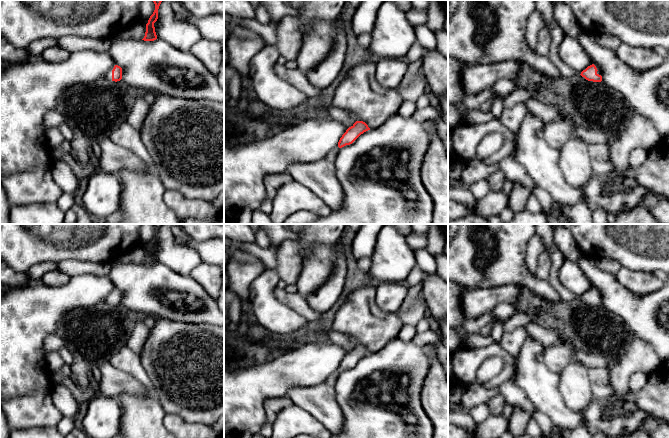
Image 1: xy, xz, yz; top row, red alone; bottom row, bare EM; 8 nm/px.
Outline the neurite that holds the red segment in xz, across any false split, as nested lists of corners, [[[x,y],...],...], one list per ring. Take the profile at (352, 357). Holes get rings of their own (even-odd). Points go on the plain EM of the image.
[[[356,345],[351,351],[349,351],[346,356],[340,362],[338,369],[335,371],[333,375],[331,375],[327,379],[327,383],[333,384],[334,380],[338,377],[338,375],[346,370],[352,368],[361,358],[370,354],[368,349],[363,345]]]

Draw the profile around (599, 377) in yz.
[[[602,367],[588,368],[591,392],[598,401],[607,400],[613,393],[610,385],[609,369]]]

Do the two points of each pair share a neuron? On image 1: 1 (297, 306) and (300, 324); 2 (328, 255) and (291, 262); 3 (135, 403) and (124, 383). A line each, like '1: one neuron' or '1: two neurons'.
1: two neurons
2: two neurons
3: two neurons

